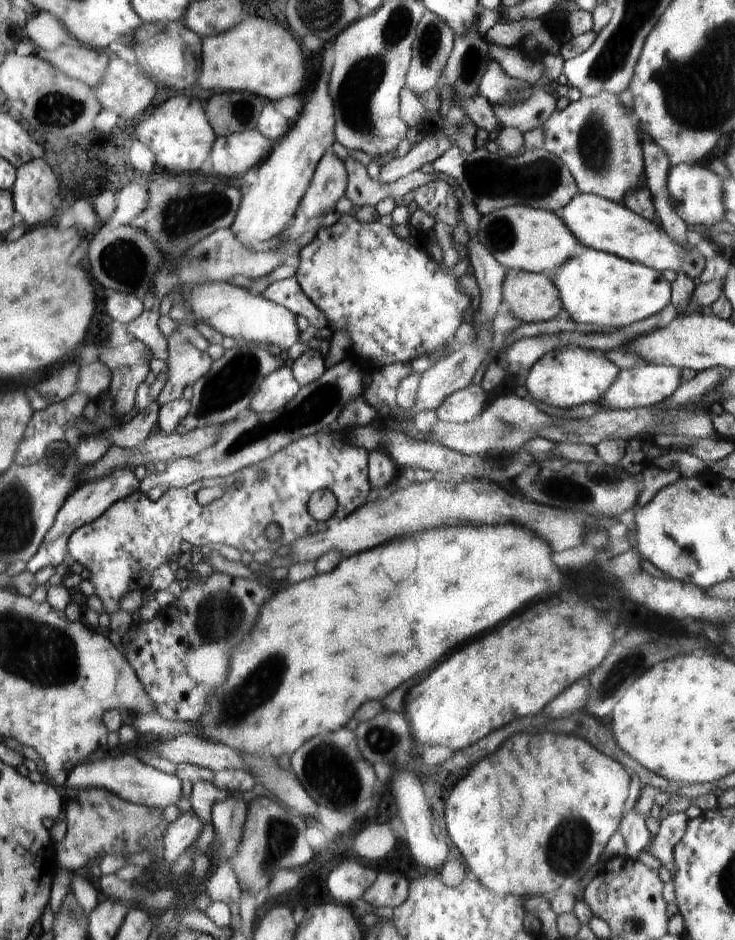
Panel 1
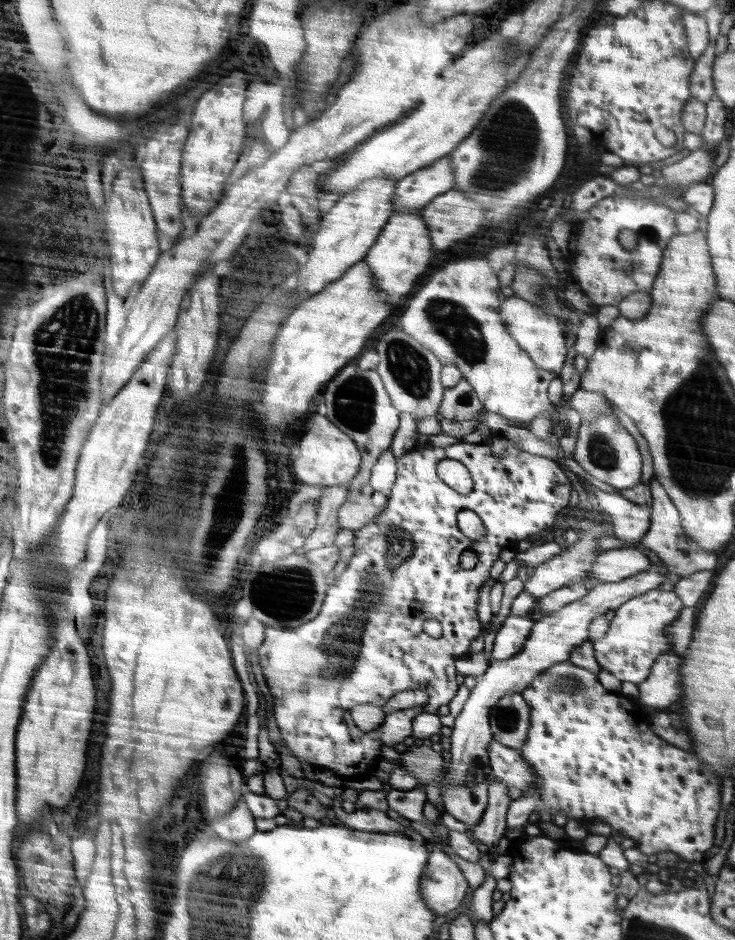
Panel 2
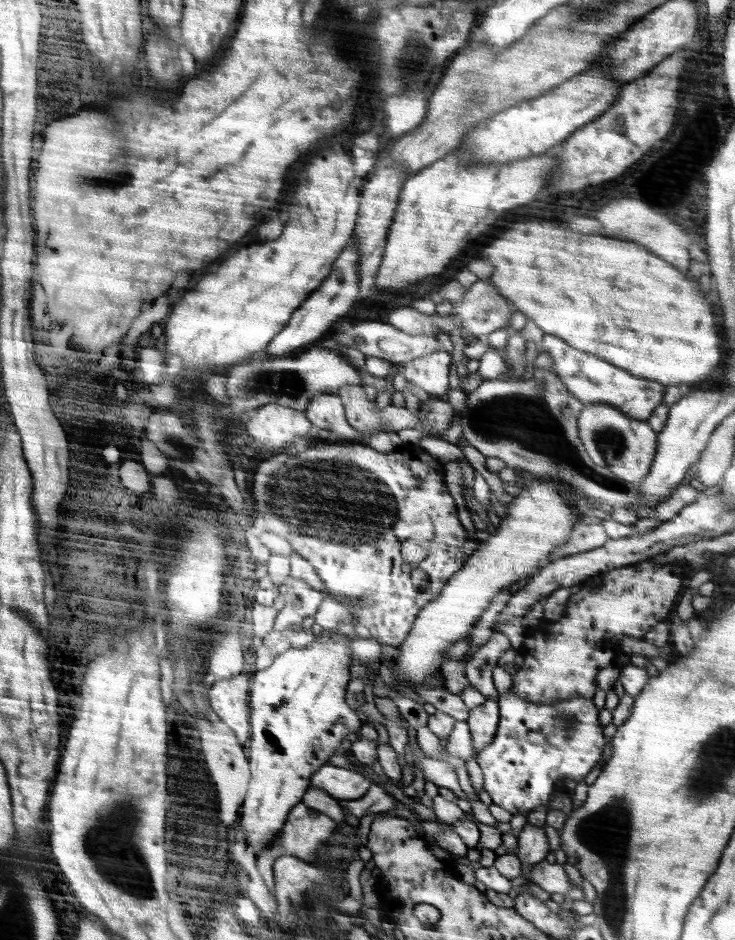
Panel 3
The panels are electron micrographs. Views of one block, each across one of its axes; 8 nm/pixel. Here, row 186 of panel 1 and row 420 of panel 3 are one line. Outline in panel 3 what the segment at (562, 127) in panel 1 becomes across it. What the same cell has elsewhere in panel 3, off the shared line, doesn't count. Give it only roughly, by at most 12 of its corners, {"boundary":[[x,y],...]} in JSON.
{"boundary":[[586,403],[580,440],[599,470],[640,483],[658,433],[614,405]]}

